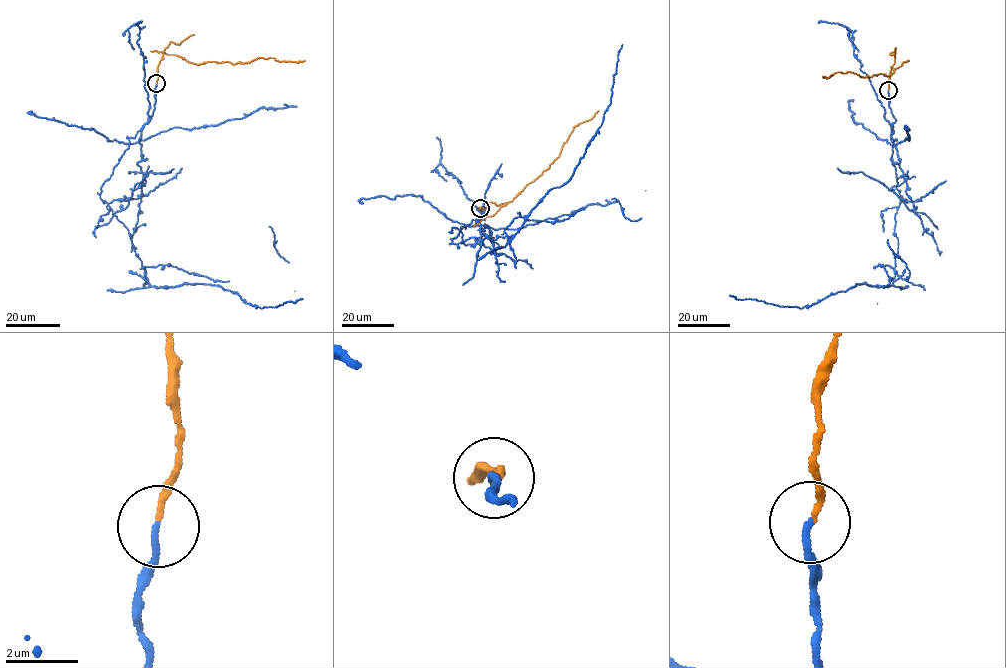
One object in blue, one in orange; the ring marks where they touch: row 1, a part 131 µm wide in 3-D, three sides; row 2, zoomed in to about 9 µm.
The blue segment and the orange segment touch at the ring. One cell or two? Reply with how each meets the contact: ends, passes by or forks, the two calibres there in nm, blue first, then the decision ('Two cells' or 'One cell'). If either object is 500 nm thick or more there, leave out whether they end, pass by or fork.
At the ring blue ends. At the ring orange ends. Thickness 170 nm (blue) against 140 nm. Two cells

